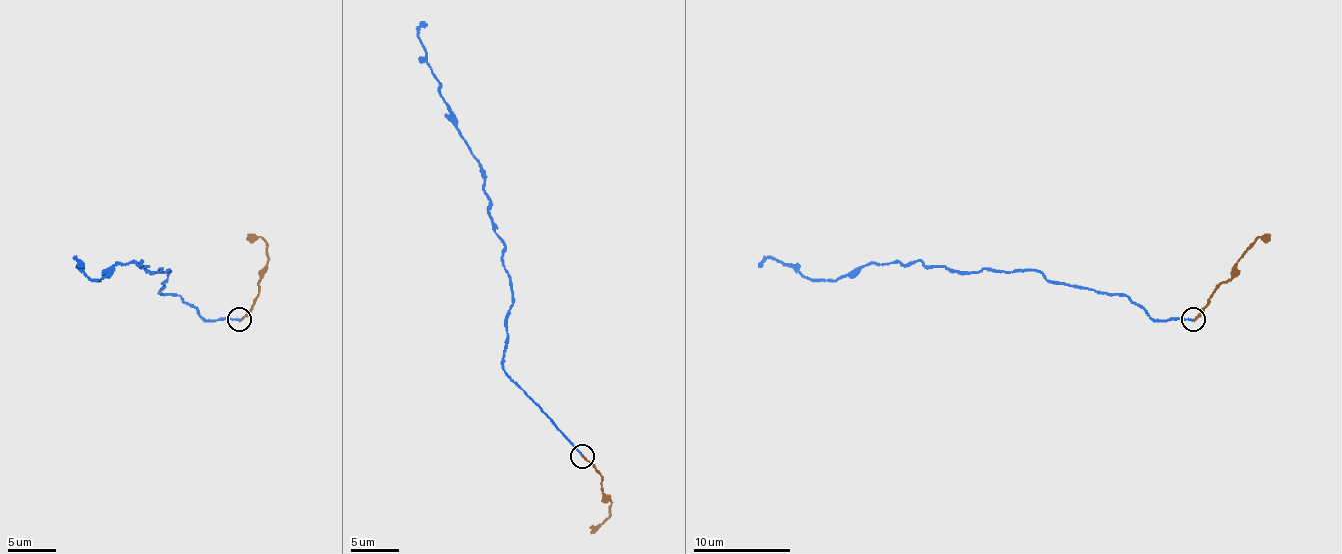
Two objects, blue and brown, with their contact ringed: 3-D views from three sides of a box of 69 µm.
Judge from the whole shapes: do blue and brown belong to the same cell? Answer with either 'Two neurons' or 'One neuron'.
Two neurons

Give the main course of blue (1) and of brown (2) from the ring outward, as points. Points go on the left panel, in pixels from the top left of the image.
1: (240, 319), (206, 319), (179, 295), (159, 293), (169, 271), (116, 264), (96, 281), (75, 259), (84, 266)
2: (240, 319), (259, 293), (259, 278), (269, 256), (266, 244), (247, 234)

